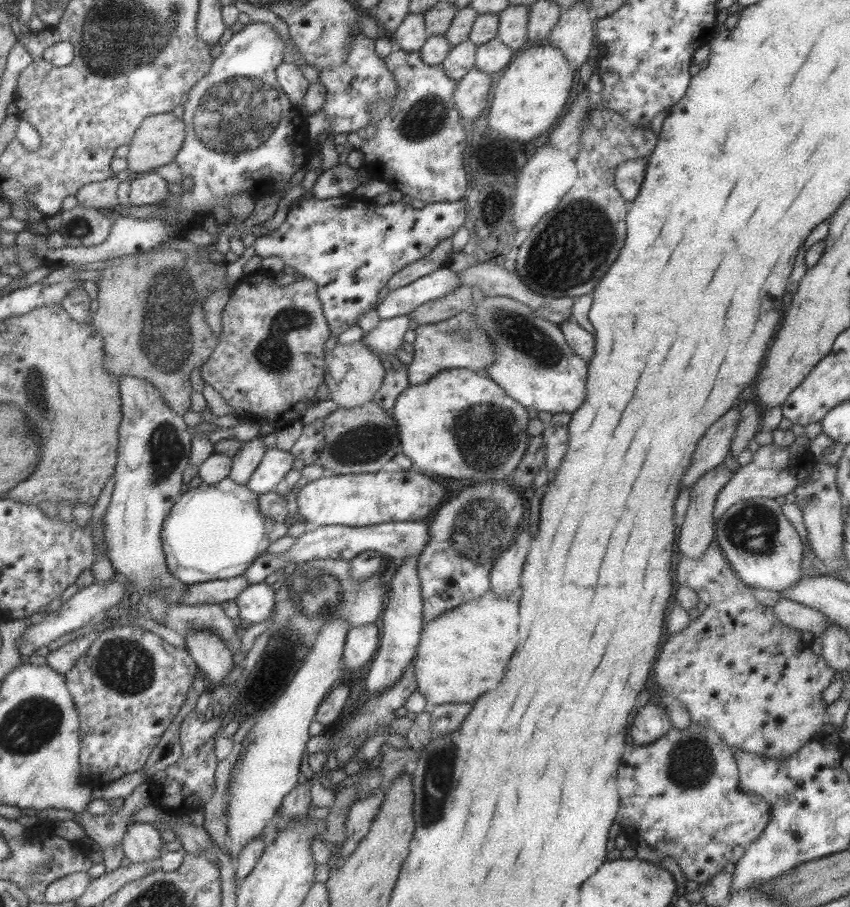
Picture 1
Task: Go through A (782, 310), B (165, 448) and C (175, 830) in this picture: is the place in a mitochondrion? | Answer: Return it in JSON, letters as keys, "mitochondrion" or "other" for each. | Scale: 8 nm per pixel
{"A":"other","B":"mitochondrion","C":"other"}

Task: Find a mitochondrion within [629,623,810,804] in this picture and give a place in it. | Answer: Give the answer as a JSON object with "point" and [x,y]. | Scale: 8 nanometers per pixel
{"point":[690,763]}

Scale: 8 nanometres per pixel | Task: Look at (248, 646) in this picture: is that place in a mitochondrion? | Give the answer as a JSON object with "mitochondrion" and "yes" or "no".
{"mitochondrion":"no"}

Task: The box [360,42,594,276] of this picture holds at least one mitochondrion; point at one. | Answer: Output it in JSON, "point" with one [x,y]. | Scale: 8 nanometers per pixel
{"point":[428,115]}

